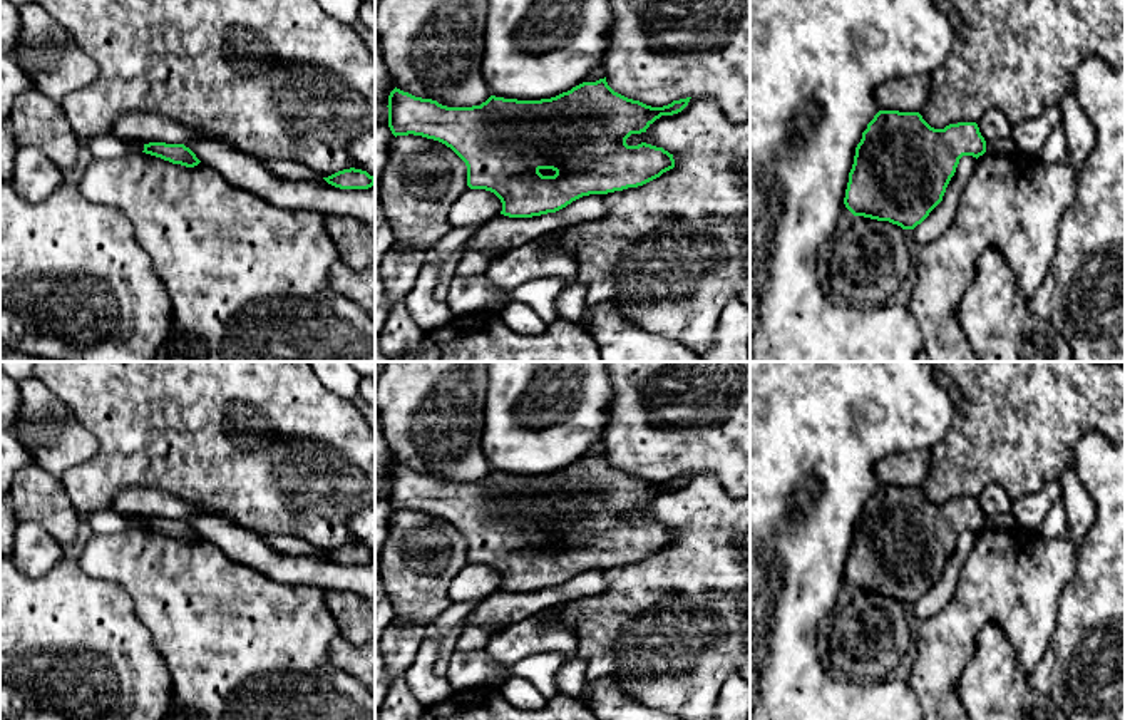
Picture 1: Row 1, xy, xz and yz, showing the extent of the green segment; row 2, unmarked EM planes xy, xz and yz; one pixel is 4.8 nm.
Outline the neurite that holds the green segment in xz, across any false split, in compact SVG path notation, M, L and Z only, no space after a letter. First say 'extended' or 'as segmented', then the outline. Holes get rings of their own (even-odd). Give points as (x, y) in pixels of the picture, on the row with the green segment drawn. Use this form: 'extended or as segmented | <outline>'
as segmented | M606 77L583 82L568 92L541 100L517 100L491 95L480 105L447 107L432 99L415 97L400 89L388 95L388 127L397 136L422 136L450 147L467 166L467 186L494 193L501 203L501 214L509 218L532 218L556 213L573 201L589 194L608 194L643 186L675 167L673 154L646 142L628 146L631 134L646 129L661 116L681 112L691 97L673 100L663 107L651 107L614 92Z

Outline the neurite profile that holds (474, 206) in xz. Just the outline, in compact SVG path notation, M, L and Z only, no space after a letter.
M467 188L449 209L452 228L482 226L496 214L501 214L501 199L485 189Z

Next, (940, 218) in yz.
M963 156L951 177L943 201L929 213L929 216L914 228L914 238L919 246L924 246L941 236L951 224L959 198L976 167L976 157Z

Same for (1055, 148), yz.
M1056 126L1045 139L1038 157L1045 164L1058 164L1068 154L1068 139L1063 126Z

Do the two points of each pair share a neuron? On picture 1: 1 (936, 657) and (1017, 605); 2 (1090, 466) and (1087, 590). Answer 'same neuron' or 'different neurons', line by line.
1: same neuron
2: same neuron

